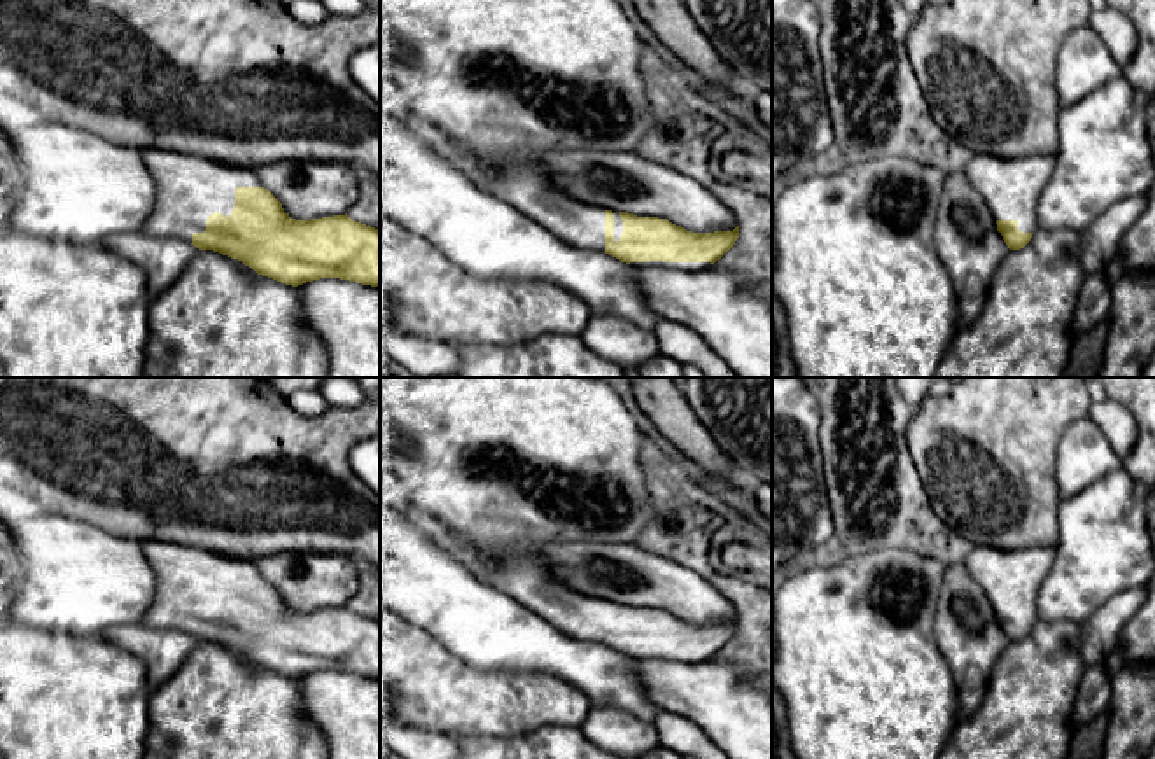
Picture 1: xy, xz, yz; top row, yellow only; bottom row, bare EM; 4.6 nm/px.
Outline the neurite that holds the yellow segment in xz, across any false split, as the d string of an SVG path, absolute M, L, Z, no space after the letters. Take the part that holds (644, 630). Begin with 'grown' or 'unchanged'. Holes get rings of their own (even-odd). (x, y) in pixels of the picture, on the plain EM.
grown; M380 378L380 465L399 476L411 507L430 514L455 532L466 544L474 546L488 572L490 579L506 595L523 607L541 616L560 633L593 644L606 644L634 659L662 659L679 663L705 663L719 652L737 633L738 617L733 623L691 624L681 617L658 609L637 609L628 603L612 603L602 598L579 595L556 579L553 563L539 554L544 540L564 542L635 542L640 530L649 523L654 509L649 502L644 474L640 467L642 432L634 414L618 392L597 378Z

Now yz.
grown; M973 546L962 560L989 596L1010 642L1024 640L1040 621L1038 593L1054 560L1052 547L999 551L982 546Z

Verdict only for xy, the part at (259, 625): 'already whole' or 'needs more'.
needs more

